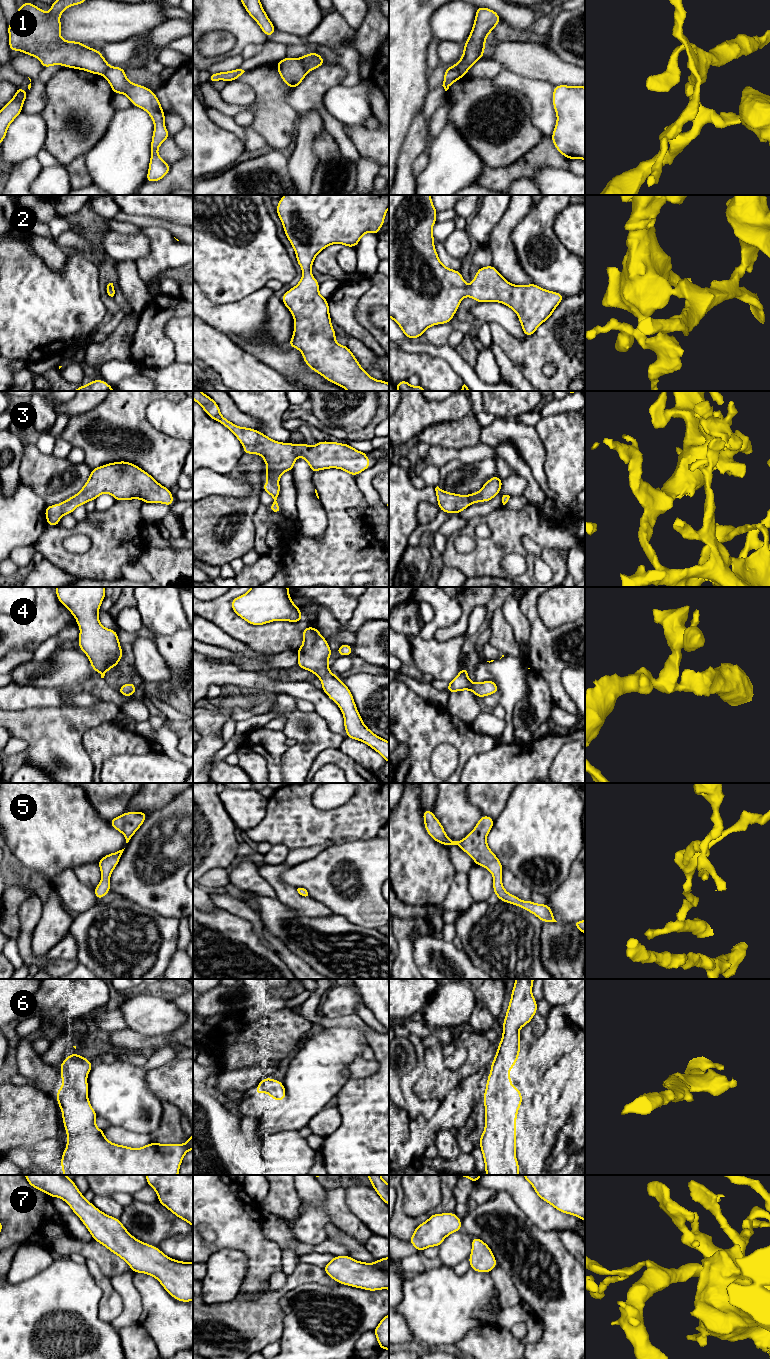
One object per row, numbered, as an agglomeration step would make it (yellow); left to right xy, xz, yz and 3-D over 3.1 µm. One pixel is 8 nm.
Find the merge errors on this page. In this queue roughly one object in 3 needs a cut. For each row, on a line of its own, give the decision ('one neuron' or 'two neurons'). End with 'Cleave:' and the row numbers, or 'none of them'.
1: two neurons
2: one neuron
3: one neuron
4: one neuron
5: one neuron
6: one neuron
7: one neuron
Cleave: 1

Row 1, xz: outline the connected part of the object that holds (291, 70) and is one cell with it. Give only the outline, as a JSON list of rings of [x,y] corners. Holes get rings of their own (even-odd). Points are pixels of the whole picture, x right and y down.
[[[285,57],[277,62],[276,67],[283,81],[292,89],[296,88],[303,81],[308,72],[301,61],[296,58]]]

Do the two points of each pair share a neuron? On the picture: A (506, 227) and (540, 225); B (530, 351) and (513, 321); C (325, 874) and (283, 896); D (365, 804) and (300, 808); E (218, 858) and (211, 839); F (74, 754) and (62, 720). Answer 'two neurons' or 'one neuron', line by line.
A: two neurons
B: two neurons
C: two neurons
D: one neuron
E: one neuron
F: one neuron

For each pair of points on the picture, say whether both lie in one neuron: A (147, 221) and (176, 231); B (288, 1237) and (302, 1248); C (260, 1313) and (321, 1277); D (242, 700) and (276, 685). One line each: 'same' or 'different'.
A: same
B: same
C: same
D: different

